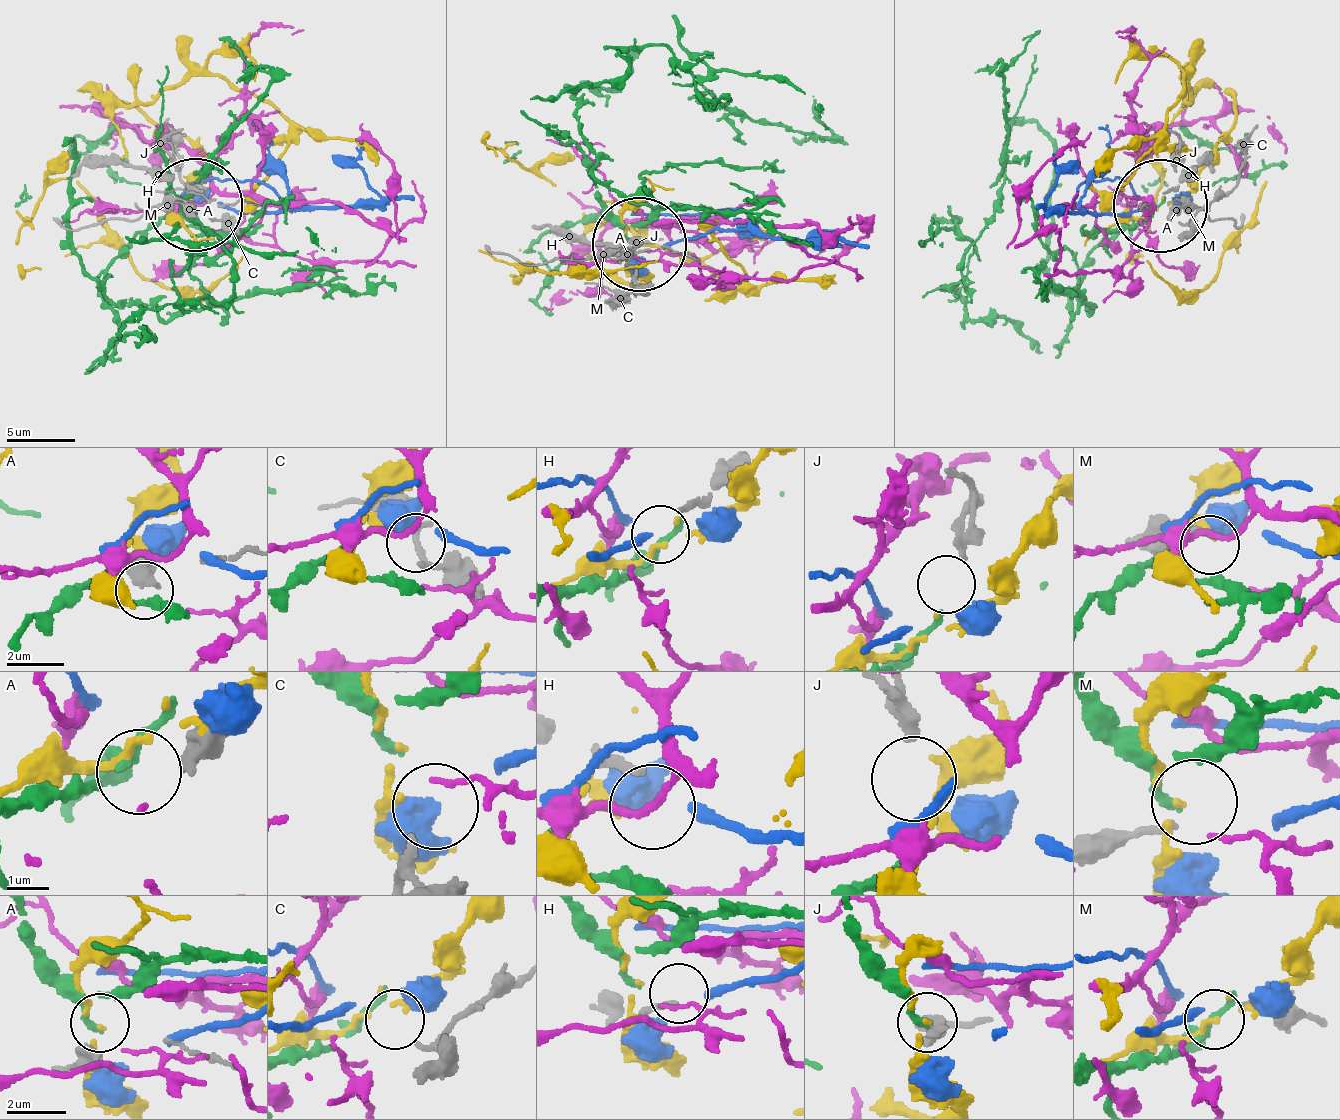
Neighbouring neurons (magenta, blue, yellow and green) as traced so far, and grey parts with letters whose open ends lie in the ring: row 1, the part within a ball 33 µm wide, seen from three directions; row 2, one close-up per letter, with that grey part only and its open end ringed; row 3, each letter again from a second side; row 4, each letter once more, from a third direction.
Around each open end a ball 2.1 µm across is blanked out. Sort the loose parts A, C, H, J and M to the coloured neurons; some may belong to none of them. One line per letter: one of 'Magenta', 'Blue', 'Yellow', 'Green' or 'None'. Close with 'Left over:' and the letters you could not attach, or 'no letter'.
A: None
C: None
H: Blue
J: Green
M: None
Left over: A, C, M

